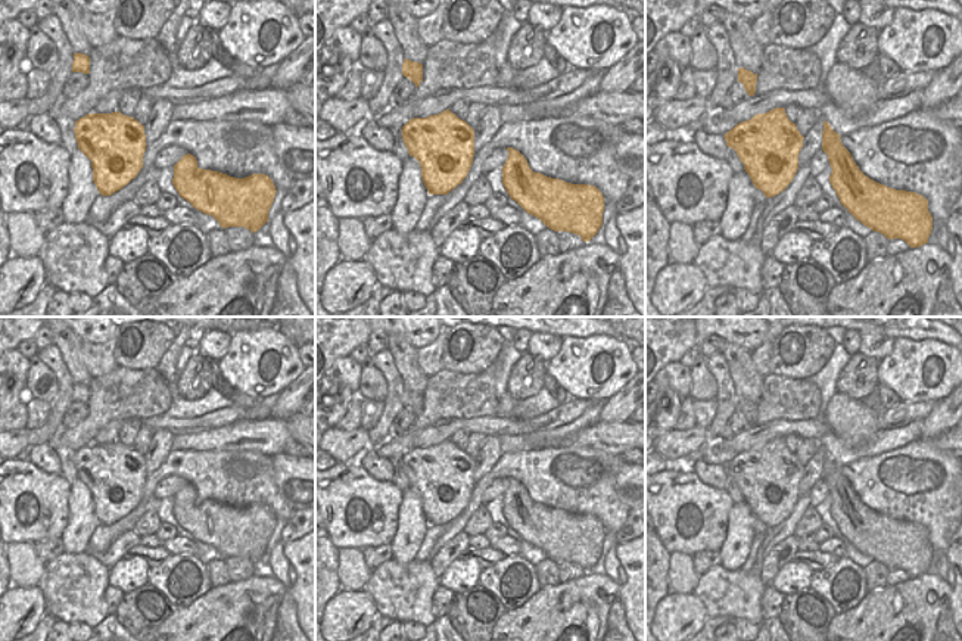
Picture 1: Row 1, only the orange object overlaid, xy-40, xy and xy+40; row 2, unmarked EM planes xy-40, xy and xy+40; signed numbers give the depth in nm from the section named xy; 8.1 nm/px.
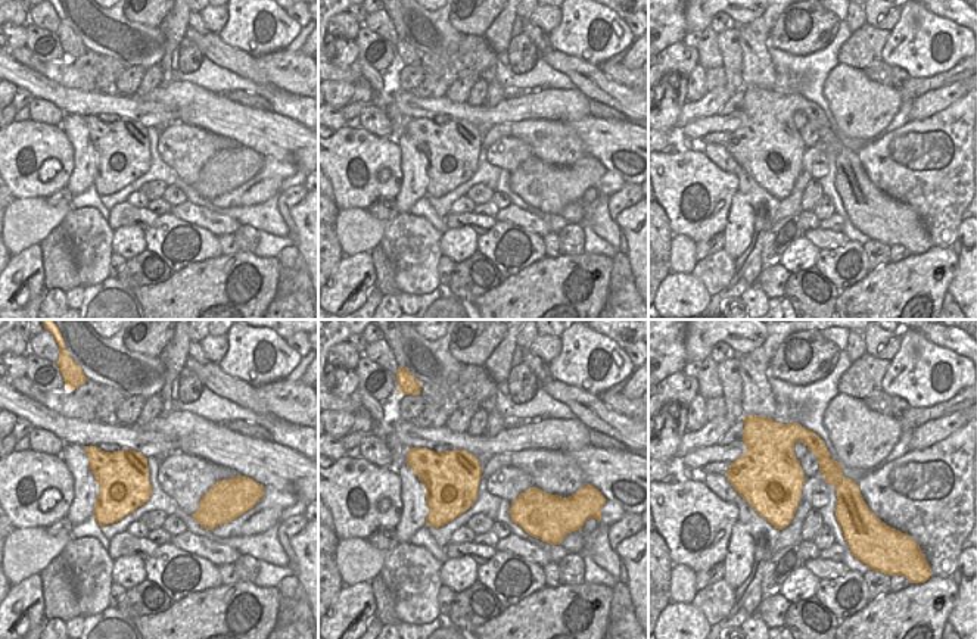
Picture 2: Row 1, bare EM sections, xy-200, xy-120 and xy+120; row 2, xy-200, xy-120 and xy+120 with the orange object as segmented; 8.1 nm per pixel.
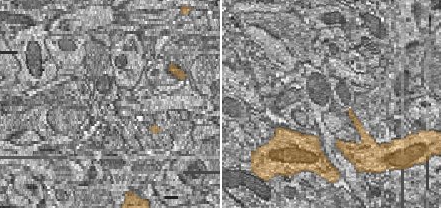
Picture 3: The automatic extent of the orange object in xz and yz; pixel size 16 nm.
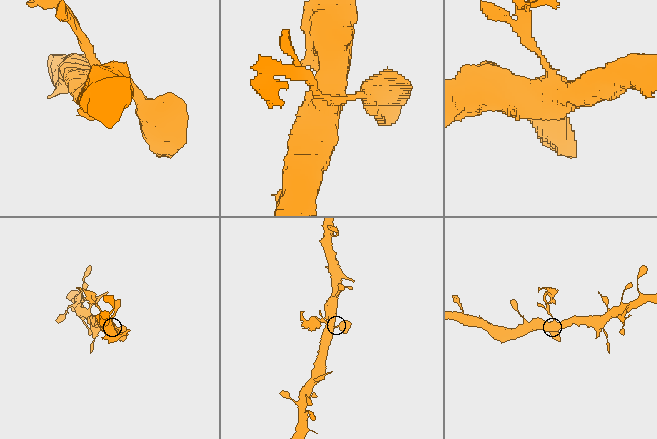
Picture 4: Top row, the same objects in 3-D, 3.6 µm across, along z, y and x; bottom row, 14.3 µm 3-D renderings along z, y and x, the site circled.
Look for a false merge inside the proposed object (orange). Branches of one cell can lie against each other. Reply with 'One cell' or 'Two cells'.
Two cells.

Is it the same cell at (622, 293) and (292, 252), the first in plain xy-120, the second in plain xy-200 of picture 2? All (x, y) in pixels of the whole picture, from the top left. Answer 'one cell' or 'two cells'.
one cell

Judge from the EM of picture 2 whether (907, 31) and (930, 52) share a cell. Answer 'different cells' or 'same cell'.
same cell

